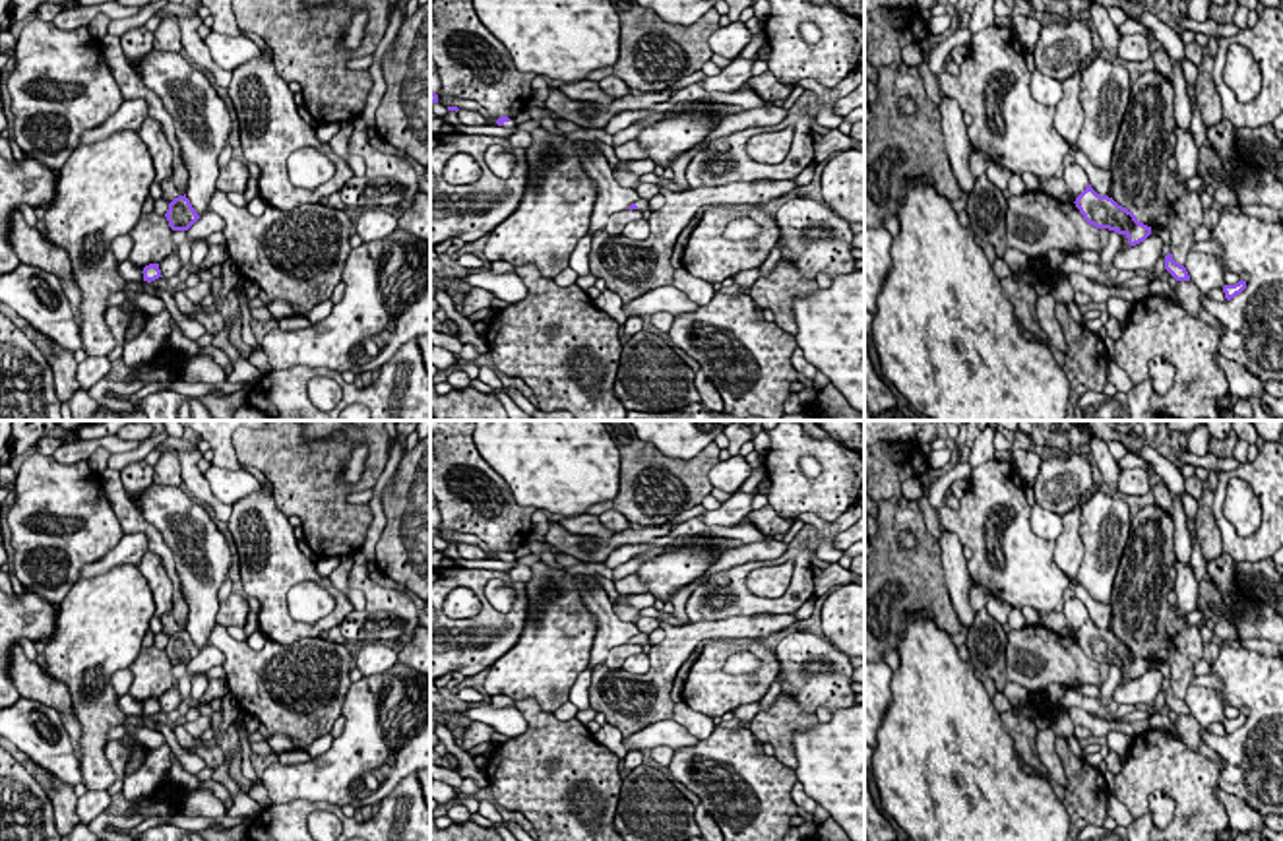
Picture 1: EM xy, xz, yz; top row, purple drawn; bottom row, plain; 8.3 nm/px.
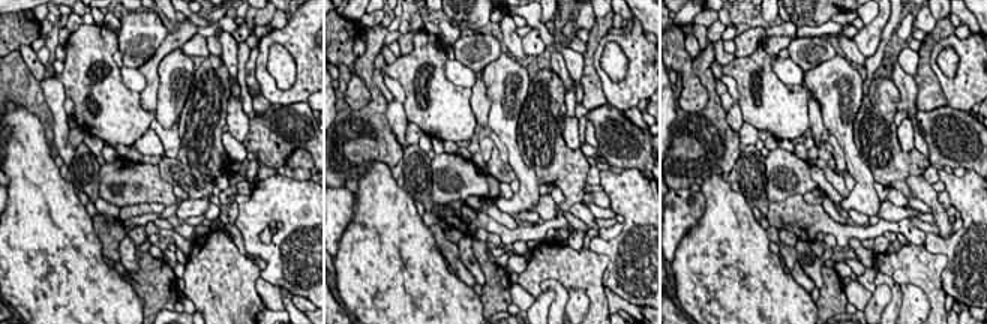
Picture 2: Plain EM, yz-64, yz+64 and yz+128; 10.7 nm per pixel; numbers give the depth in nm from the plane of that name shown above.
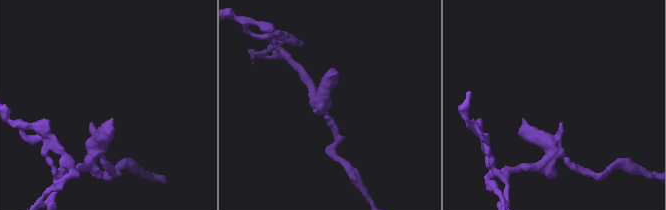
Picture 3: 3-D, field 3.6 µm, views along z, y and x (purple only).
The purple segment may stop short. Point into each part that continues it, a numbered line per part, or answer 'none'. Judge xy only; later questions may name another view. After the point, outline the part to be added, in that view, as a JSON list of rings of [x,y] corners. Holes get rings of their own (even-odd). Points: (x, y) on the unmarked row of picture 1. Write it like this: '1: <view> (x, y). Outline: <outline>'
none

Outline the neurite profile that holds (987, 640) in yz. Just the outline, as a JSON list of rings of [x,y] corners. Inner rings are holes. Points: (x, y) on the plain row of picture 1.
[[[986,608],[975,612],[975,620],[965,632],[965,645],[969,649],[969,663],[975,674],[988,676],[996,690],[1002,692],[1006,674],[1006,643],[1008,636],[1000,622],[996,622]]]

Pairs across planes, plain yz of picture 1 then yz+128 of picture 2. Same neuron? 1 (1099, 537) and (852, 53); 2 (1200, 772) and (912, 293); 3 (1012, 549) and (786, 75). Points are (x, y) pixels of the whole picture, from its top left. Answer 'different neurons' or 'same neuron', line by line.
1: different neurons
2: different neurons
3: different neurons

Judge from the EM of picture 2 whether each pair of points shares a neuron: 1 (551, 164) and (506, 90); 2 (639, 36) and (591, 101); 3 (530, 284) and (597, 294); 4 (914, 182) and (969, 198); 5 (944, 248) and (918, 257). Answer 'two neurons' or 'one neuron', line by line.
1: two neurons
2: two neurons
3: one neuron
4: two neurons
5: two neurons

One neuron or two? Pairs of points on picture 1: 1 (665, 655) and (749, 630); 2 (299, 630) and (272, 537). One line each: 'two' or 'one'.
1: one
2: one

